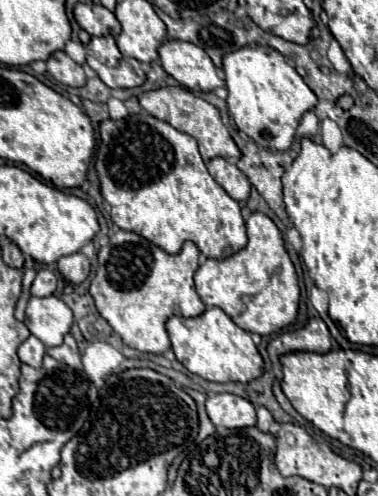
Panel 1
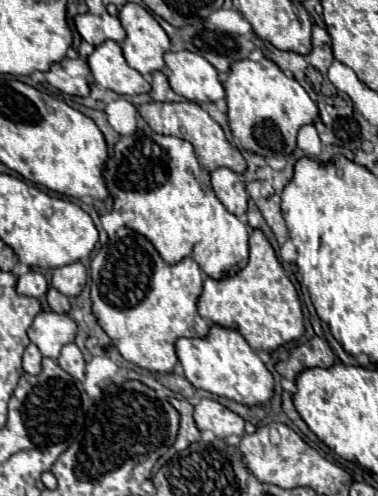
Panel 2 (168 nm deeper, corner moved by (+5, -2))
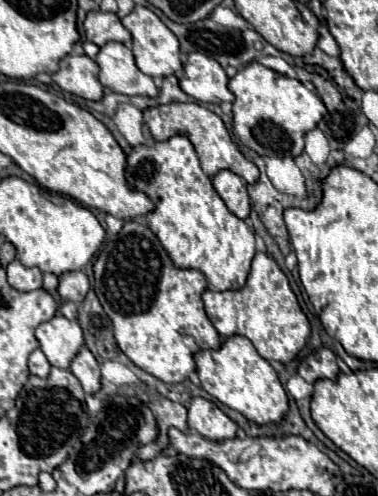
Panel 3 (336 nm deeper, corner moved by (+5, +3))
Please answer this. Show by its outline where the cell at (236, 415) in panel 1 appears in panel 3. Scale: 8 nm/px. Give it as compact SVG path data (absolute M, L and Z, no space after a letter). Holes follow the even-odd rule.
M193 398L189 404L187 424L191 430L197 430L207 440L229 440L235 438L237 424L227 418L213 402L205 398Z

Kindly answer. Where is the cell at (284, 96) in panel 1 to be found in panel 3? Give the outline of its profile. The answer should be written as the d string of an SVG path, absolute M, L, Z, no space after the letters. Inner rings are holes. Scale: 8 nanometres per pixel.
M251 62L231 80L229 90L235 94L233 128L239 142L259 156L299 156L305 148L305 134L313 130L325 114L325 104L309 92L299 80L291 80L275 70Z

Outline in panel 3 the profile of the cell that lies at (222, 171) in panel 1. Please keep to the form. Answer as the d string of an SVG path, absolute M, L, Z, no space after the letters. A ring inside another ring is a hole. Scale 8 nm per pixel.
M221 170L215 178L213 178L213 186L217 190L217 194L221 196L221 200L225 202L225 206L229 208L229 212L233 212L237 218L245 220L251 212L249 208L249 194L245 188L245 182L229 172L229 170Z

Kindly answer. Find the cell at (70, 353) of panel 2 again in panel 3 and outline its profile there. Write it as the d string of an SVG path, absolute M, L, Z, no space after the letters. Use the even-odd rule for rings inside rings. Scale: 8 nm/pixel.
M81 348L81 352L75 356L75 360L71 362L71 372L87 394L97 394L101 390L101 368L87 348Z

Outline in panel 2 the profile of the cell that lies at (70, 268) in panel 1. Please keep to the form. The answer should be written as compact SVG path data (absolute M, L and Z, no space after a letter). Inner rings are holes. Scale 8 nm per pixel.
M81 261L69 263L67 267L53 269L51 285L67 297L77 297L85 287L85 283L87 283L87 269Z

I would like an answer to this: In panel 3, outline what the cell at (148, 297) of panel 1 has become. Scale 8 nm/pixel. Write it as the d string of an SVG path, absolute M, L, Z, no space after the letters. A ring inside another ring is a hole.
M141 220L125 222L123 230L115 240L105 242L101 252L93 262L95 272L95 294L105 308L107 316L115 328L115 340L121 352L141 370L153 374L155 378L167 384L179 384L189 380L189 376L197 370L195 354L201 350L217 350L221 346L221 336L209 322L201 294L207 288L207 280L199 270L183 270L173 266L169 254L161 246L159 238L151 232L151 228Z

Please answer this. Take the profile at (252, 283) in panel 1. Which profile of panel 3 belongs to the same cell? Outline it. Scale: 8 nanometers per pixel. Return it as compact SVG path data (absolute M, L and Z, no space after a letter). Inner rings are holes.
M255 254L247 284L241 290L205 290L203 304L207 318L223 338L235 334L249 338L257 352L269 362L277 360L281 364L287 364L295 360L295 356L305 346L307 336L311 334L309 320L303 314L287 276L279 270L279 266L269 254Z

